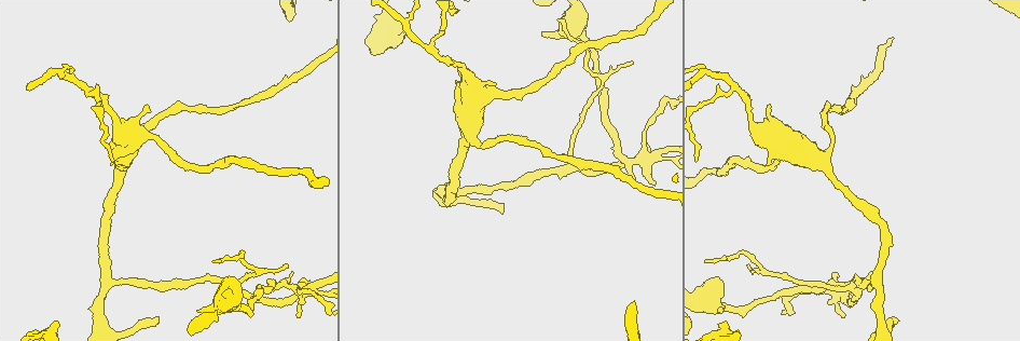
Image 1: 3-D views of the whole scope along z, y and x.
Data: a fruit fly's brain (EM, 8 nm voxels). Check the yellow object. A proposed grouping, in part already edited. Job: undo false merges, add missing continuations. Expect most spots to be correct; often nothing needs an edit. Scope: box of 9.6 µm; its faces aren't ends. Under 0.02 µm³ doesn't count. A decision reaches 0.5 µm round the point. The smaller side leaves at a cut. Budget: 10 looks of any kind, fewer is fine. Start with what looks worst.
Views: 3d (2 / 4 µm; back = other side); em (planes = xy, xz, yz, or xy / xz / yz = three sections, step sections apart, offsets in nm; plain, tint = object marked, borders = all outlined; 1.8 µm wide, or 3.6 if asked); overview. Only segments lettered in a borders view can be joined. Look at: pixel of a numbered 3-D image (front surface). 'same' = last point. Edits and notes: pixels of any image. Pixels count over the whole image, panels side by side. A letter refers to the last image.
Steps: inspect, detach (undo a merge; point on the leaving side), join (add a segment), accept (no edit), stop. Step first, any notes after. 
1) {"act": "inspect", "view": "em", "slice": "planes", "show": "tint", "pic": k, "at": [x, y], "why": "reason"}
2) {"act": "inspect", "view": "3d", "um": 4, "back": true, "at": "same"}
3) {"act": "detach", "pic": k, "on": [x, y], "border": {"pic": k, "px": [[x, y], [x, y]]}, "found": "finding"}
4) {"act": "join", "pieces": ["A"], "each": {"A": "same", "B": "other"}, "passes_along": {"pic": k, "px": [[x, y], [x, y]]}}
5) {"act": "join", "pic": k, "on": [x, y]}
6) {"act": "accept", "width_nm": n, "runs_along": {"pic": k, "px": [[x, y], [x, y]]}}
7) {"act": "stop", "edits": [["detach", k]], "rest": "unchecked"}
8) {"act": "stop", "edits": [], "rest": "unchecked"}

{"act": "inspect", "view": "em", "slice": "xz", "step": 16, "show": "tint", "pic": 1, "at": [295, 291], "why": "arms run side by side"}

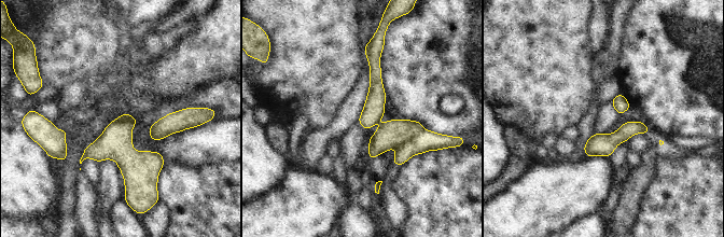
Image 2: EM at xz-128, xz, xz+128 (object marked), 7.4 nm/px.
{"act": "inspect", "view": "em", "slice": "xz", "step": 16, "show": "borders", "at": "same"}

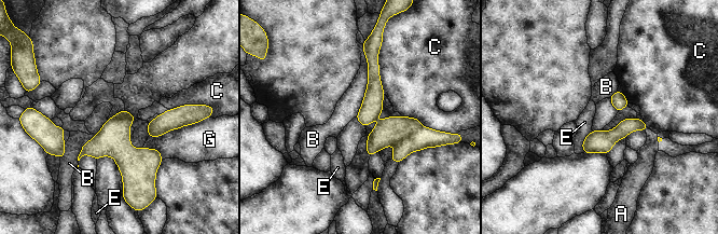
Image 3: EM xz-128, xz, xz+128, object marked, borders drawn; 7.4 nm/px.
{"act": "detach", "pic": 3, "on": [424, 137], "each": {"A": "other", "B": "other", "C": "other", "E": "other", "G": "other"}, "border": {"pic": 3, "px": [[422, 125], [409, 140], [396, 147]]}, "found": "two cells meet here"}

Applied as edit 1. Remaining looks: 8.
{"act": "inspect", "view": "overview"}

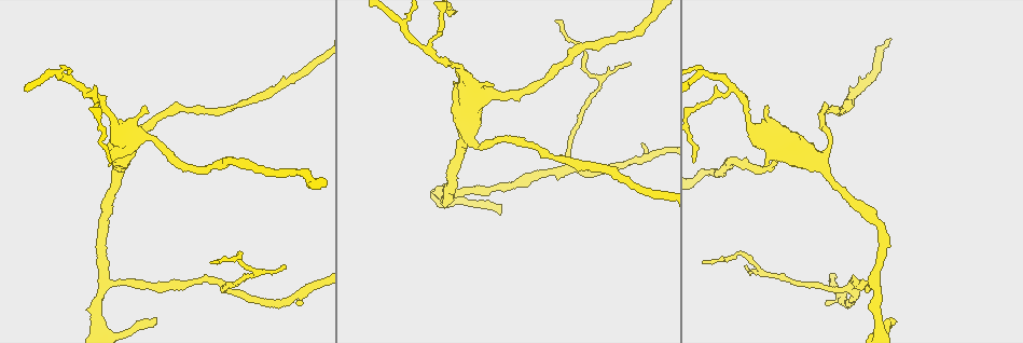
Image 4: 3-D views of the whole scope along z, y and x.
{"act": "inspect", "view": "3d", "um": 4, "back": true, "pic": 4, "at": [155, 317], "why": "end of a long branch"}

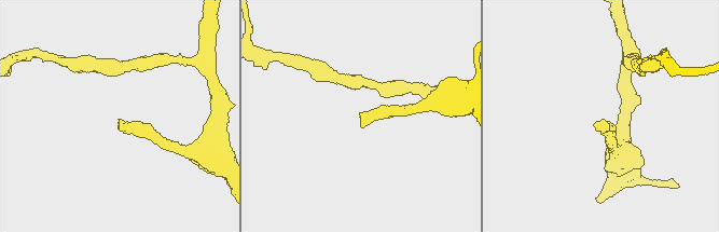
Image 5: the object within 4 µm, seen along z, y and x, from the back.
{"act": "inspect", "view": "em", "slice": "xy", "step": 8, "show": "borders", "pic": 5, "at": [359, 117], "why": "now the EM"}

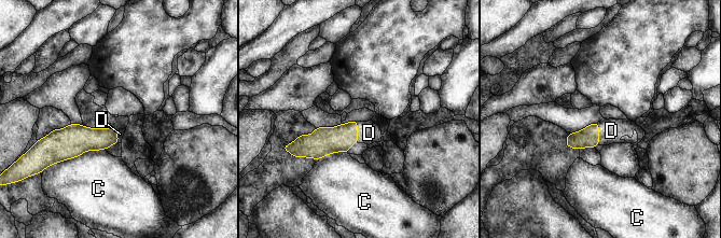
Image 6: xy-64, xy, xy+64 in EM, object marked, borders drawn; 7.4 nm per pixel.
{"act": "inspect", "view": "em", "slice": "planes", "show": "borders", "at": "same"}

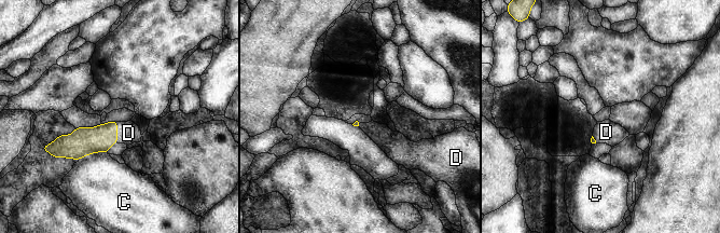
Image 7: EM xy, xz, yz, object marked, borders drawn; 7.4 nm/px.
{"act": "join", "pieces": ["D"], "each": {"C": "other", "D": "same"}, "passes_along": {"pic": 7, "px": [[84, 141], [116, 133], [128, 133]]}, "found": "the cell continues"}

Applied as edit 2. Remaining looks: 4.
{"act": "inspect", "view": "overview", "why": "redraw"}

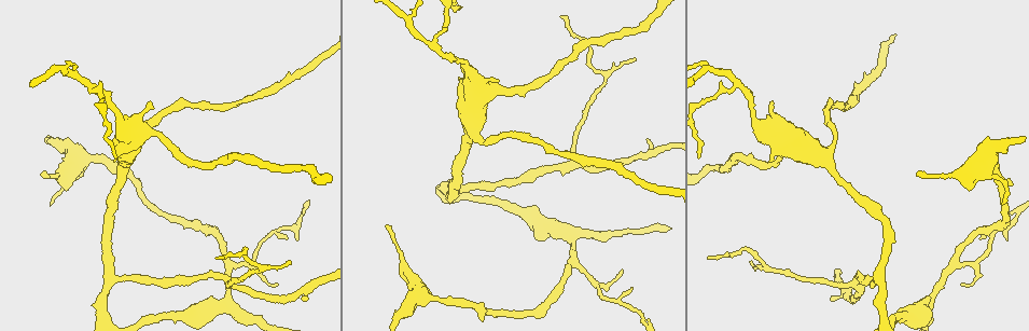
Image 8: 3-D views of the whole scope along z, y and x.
{"act": "inspect", "view": "em", "slice": "planes", "show": "tint", "pic": 8, "at": [777, 124], "why": "small branch off a trunk"}

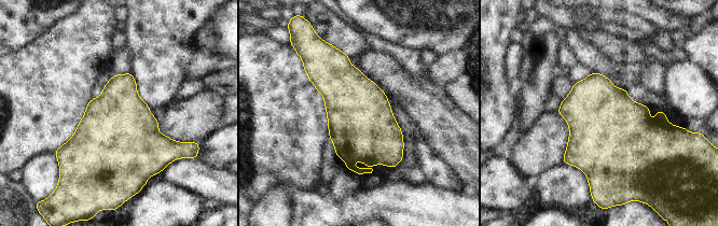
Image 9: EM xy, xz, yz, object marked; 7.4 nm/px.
{"act": "inspect", "view": "em", "slice": "planes", "show": "borders", "at": "same"}

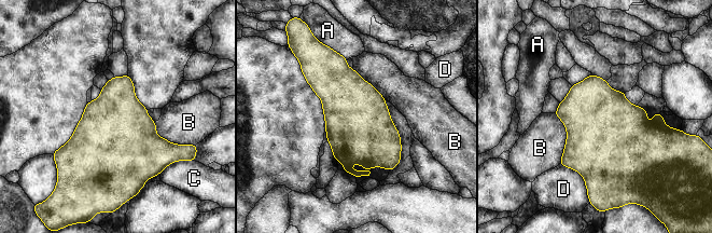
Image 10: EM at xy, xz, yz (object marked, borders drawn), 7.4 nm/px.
{"act": "accept", "each": {"A": "other", "B": "other", "C": "other", "D": "other"}, "border": {"pic": 10, "px": [[554, 113], [566, 129], [560, 163]]}, "found": "all the same cell"}

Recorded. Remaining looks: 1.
{"act": "stop", "edits": [["detach", 3], ["join", 7]], "rest": "unchecked"}

